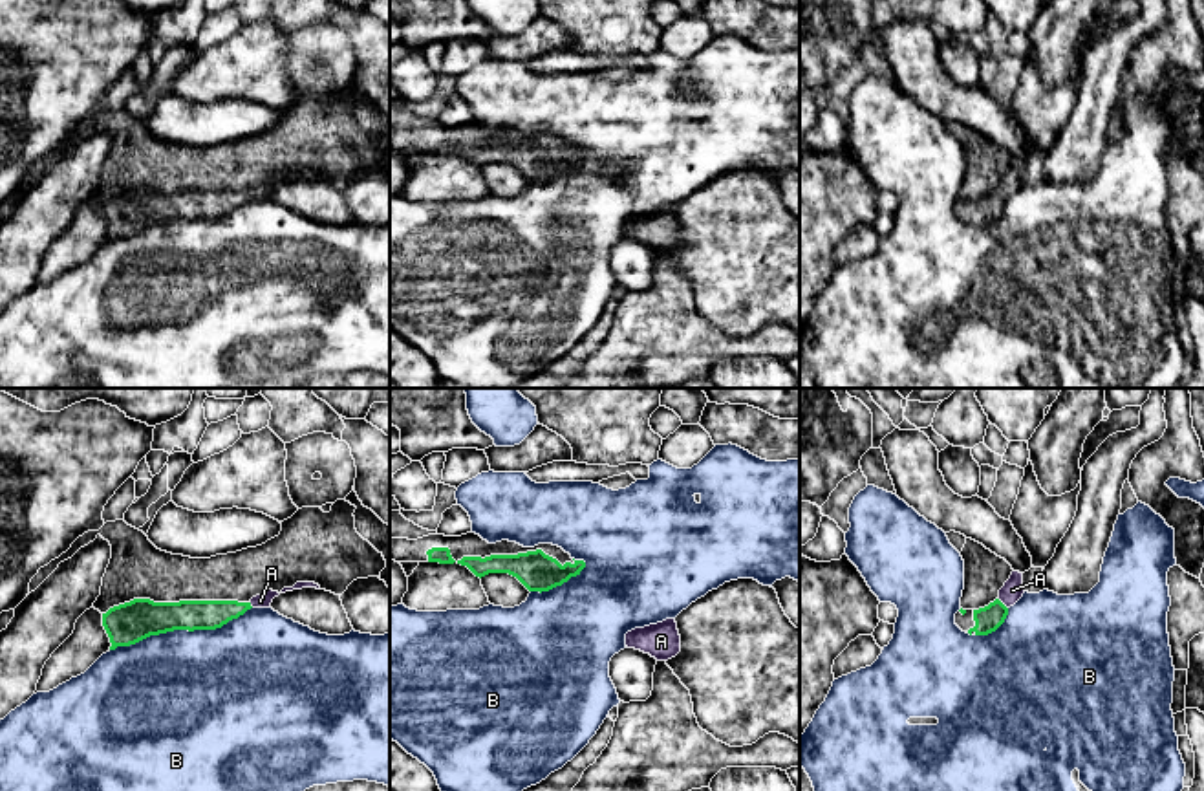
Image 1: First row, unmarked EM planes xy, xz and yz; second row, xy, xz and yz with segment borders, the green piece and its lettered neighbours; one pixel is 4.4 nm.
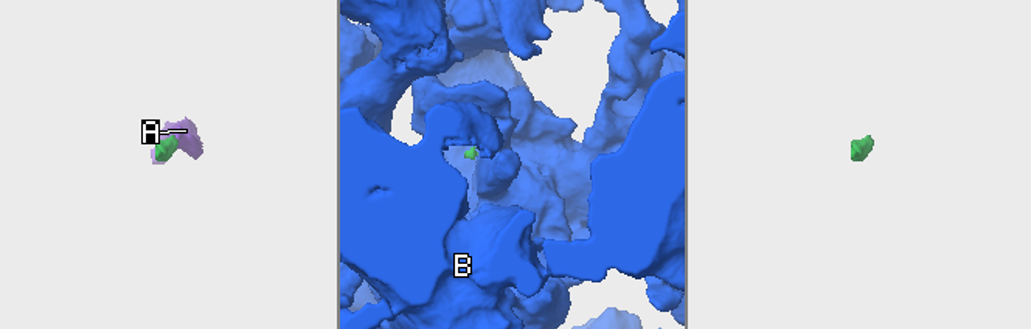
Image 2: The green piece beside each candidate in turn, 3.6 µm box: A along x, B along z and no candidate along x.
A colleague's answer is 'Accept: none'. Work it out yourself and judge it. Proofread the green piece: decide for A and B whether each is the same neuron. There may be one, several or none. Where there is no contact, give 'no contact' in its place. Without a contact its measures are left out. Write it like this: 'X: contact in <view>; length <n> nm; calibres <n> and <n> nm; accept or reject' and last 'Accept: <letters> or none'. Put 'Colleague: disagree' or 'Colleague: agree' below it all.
A: contact in yz; length 70 nm; calibres 110 and 90 nm; accept
B: contact in xy; length 650 nm; calibres 180 and 480 nm; reject
Accept: A
Colleague: disagree

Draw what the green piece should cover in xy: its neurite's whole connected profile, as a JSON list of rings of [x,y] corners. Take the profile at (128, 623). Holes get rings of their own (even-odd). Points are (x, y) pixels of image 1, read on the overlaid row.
[[[265,591],[249,602],[238,601],[179,601],[154,602],[134,599],[102,613],[102,626],[110,637],[110,650],[135,645],[150,635],[174,630],[216,630],[238,619],[251,608],[271,608],[278,591]]]

